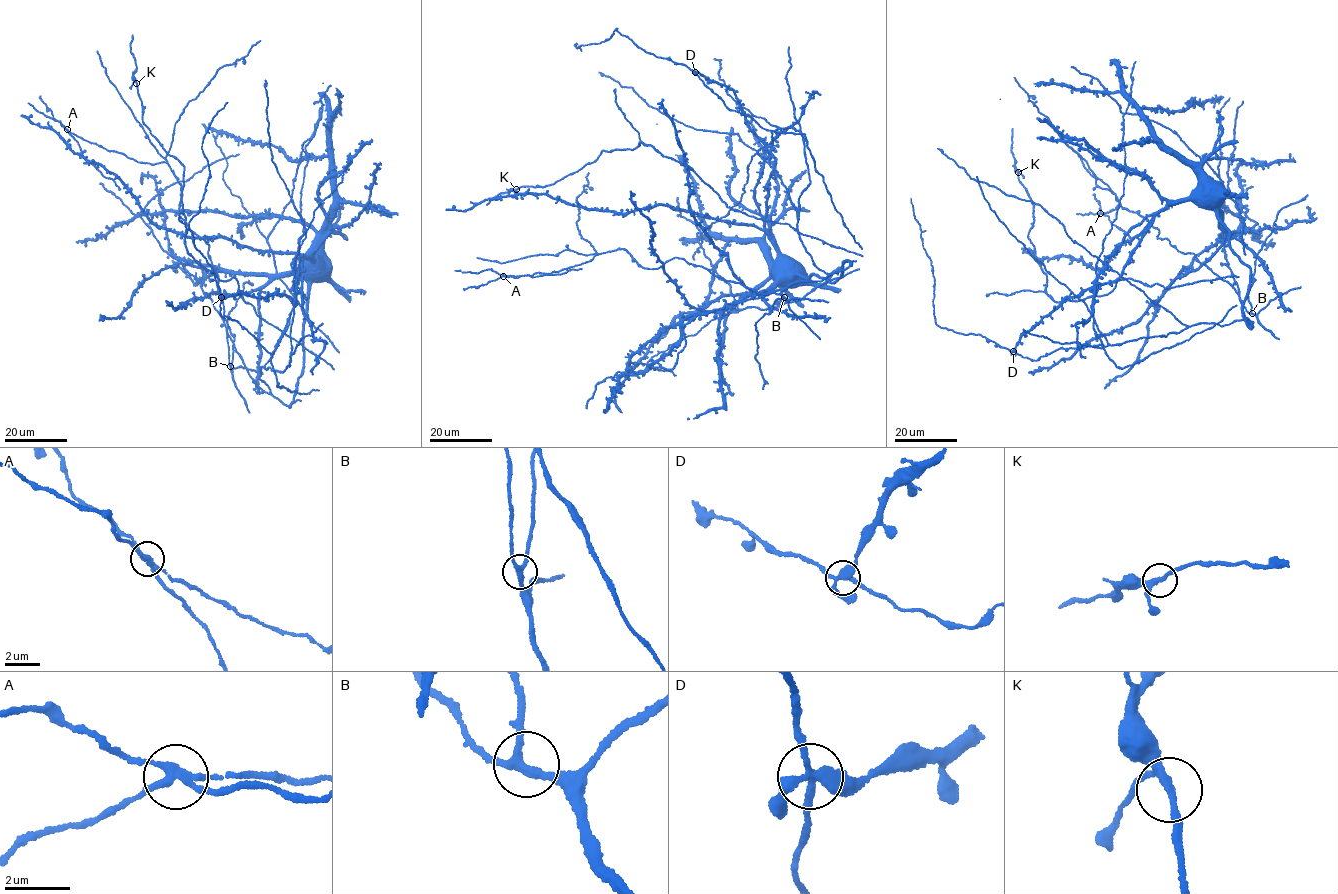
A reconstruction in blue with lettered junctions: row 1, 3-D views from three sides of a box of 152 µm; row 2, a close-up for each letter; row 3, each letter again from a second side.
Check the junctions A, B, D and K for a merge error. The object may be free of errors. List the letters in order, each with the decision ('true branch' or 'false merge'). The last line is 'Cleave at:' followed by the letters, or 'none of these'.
A: false merge
B: true branch
D: true branch
K: true branch
Cleave at: A

